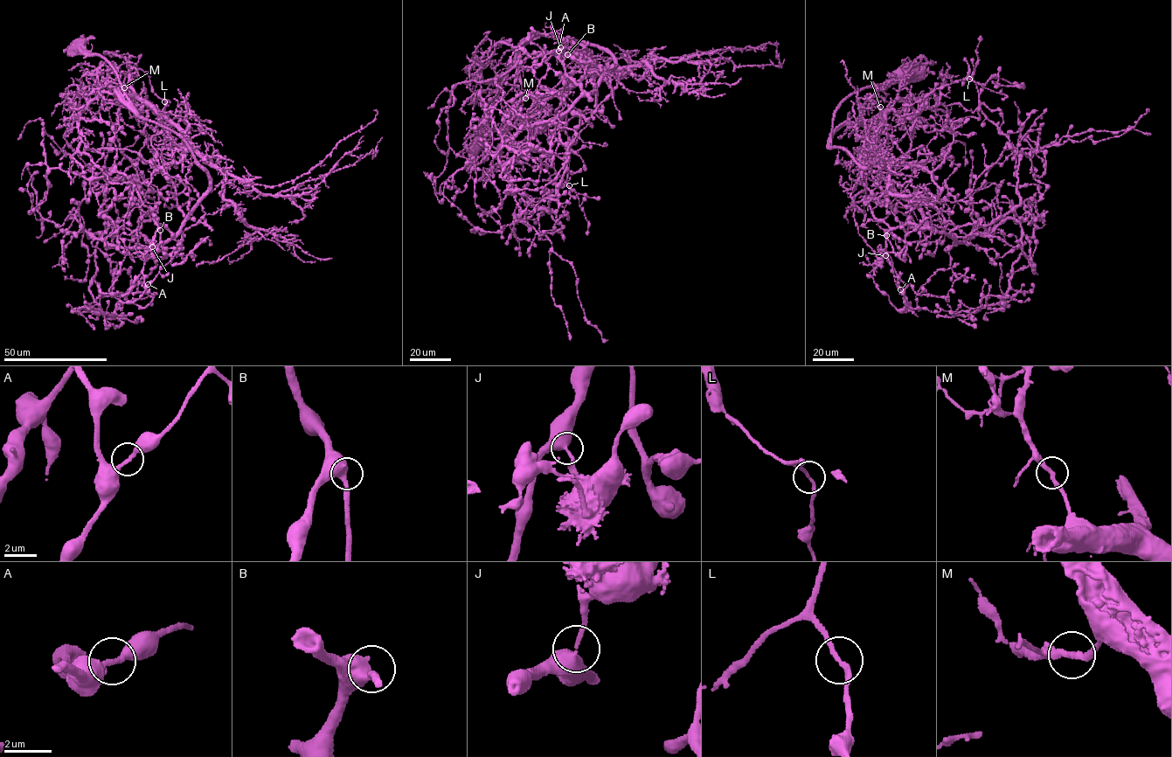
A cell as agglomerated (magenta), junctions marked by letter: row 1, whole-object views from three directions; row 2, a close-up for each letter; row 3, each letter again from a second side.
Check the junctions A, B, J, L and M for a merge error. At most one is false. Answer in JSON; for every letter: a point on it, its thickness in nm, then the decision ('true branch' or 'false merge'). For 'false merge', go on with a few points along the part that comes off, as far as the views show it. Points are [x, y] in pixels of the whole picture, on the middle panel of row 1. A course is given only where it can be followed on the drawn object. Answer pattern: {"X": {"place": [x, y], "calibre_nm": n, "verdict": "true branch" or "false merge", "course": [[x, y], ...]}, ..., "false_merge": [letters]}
{"A": {"place": [558, 51], "calibre_nm": 260, "verdict": "true branch"}, "B": {"place": [567, 54], "calibre_nm": 600, "verdict": "true branch"}, "J": {"place": [560, 47], "calibre_nm": 340, "verdict": "true branch"}, "L": {"place": [569, 185], "calibre_nm": 180, "verdict": "true branch"}, "M": {"place": [525, 98], "calibre_nm": 280, "verdict": "true branch"}, "false_merge": []}

